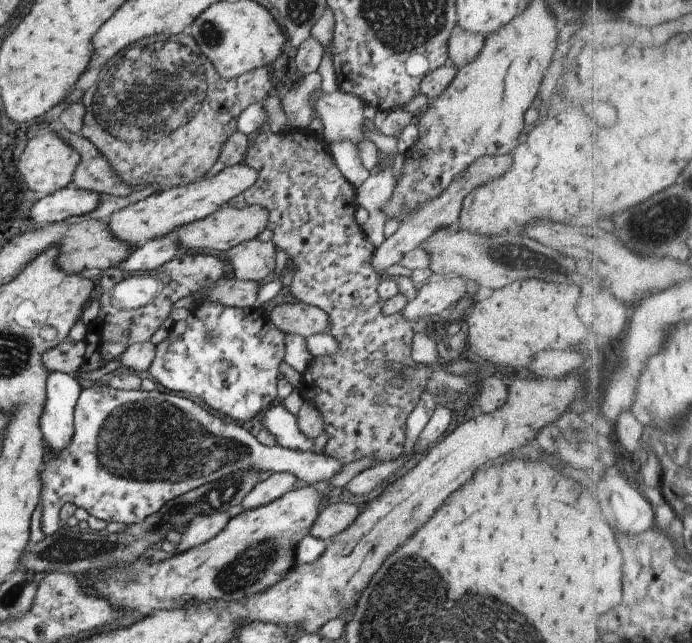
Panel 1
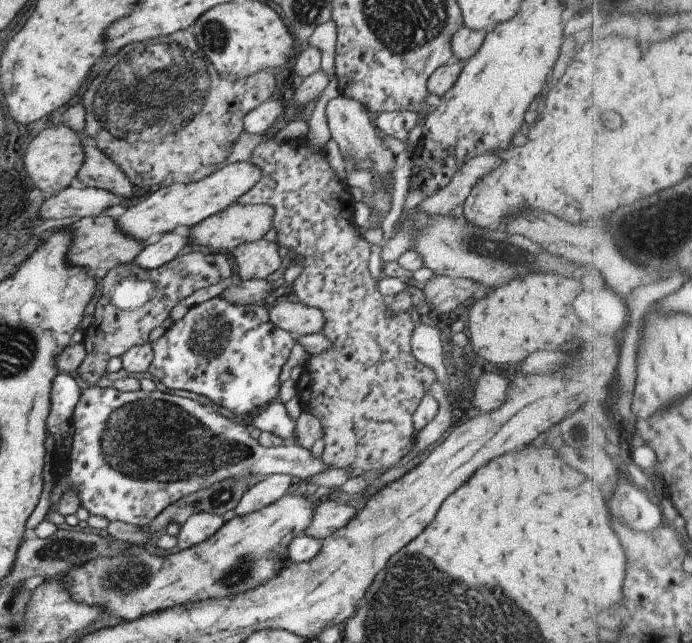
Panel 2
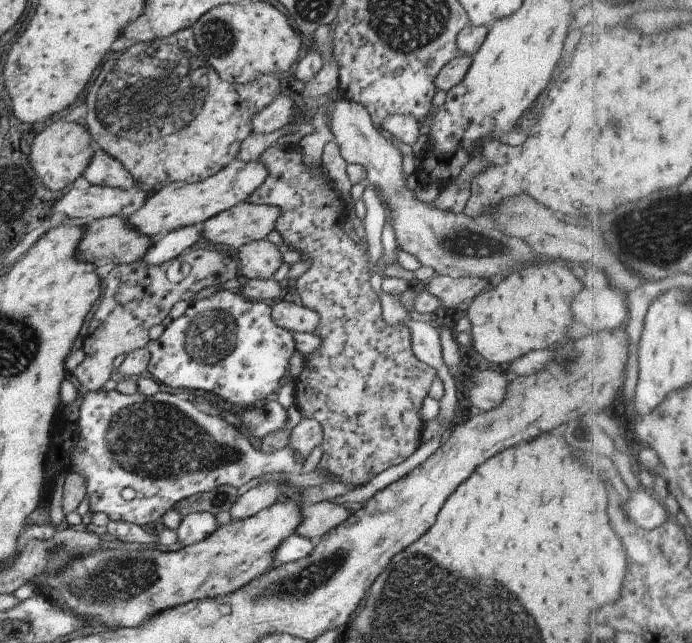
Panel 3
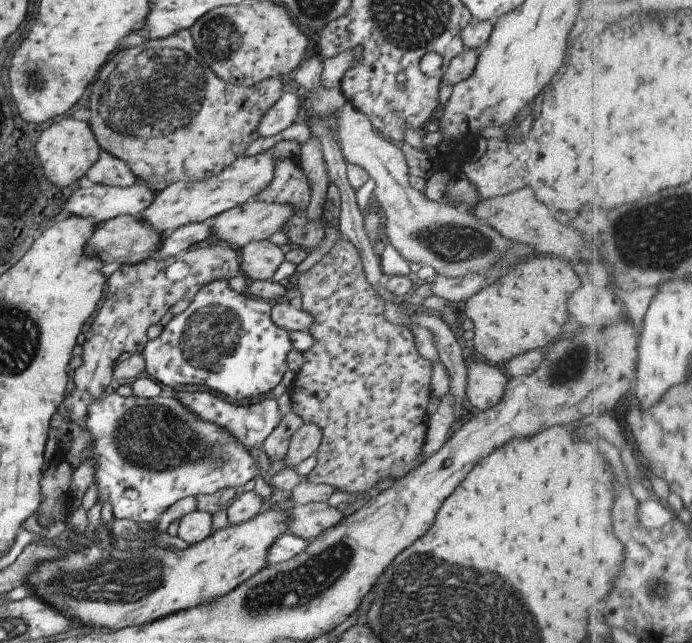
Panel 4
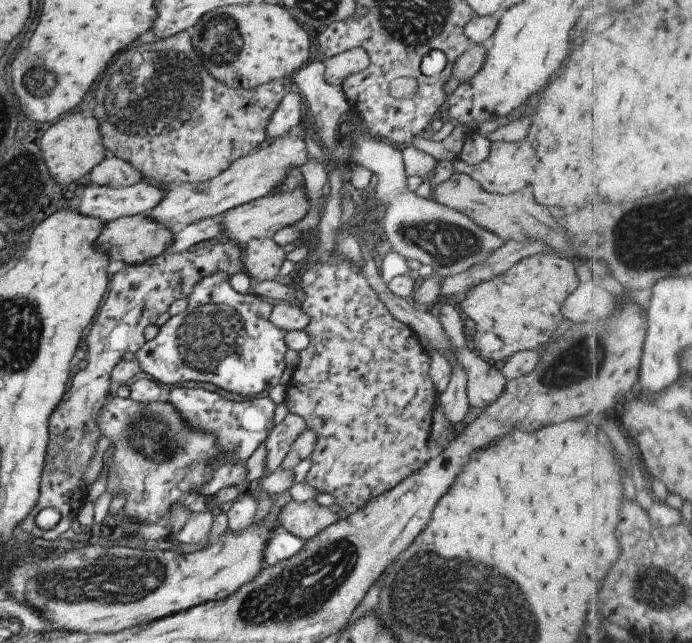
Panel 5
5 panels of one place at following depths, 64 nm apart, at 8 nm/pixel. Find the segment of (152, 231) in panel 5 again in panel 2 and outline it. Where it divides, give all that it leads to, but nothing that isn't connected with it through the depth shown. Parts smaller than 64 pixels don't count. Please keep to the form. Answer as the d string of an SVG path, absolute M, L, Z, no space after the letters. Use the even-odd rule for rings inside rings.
M114 213L104 216L98 215L97 217L84 217L64 229L70 229L73 232L73 242L67 253L67 263L88 270L96 268L109 270L126 263L132 263L145 247L141 240L136 240L121 231Z

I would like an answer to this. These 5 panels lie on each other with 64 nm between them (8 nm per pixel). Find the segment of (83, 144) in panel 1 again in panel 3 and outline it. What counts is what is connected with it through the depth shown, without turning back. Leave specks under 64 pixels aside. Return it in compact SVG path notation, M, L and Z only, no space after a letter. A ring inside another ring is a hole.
M97 147L93 160L86 167L83 175L92 185L121 188L122 190L132 188L135 182L132 174L119 160Z

